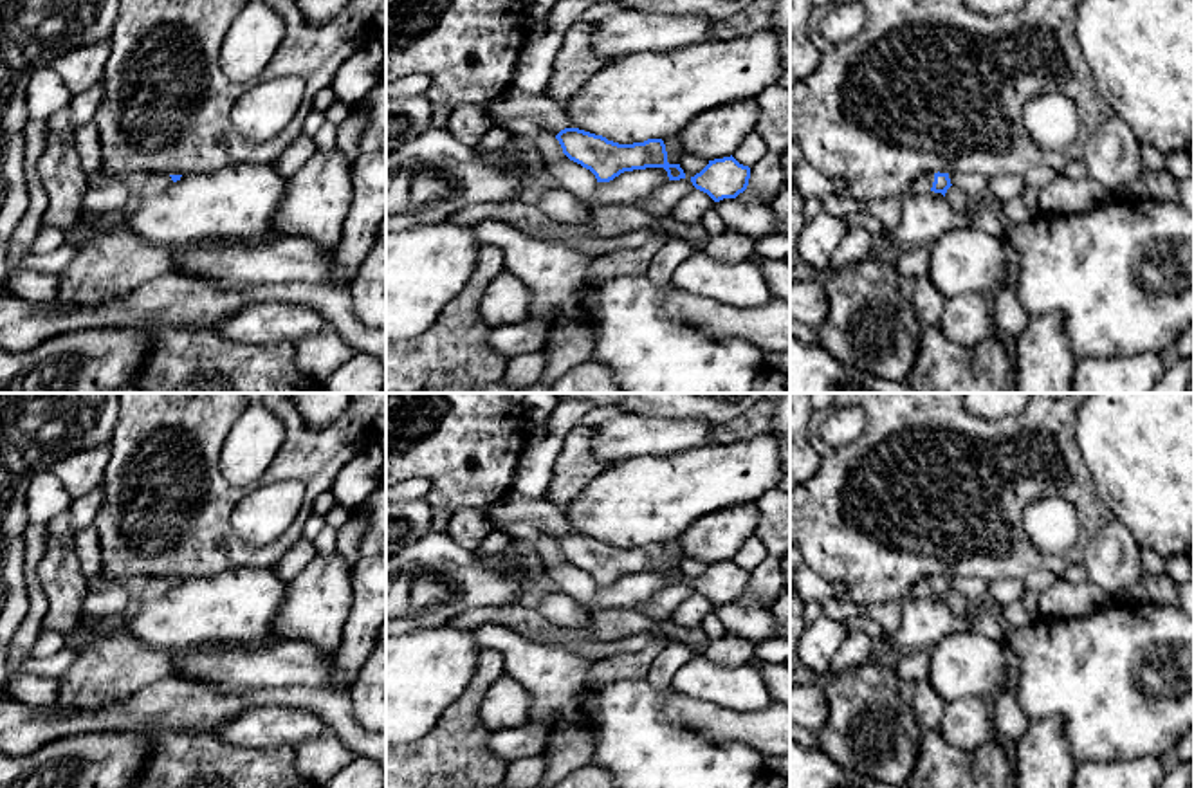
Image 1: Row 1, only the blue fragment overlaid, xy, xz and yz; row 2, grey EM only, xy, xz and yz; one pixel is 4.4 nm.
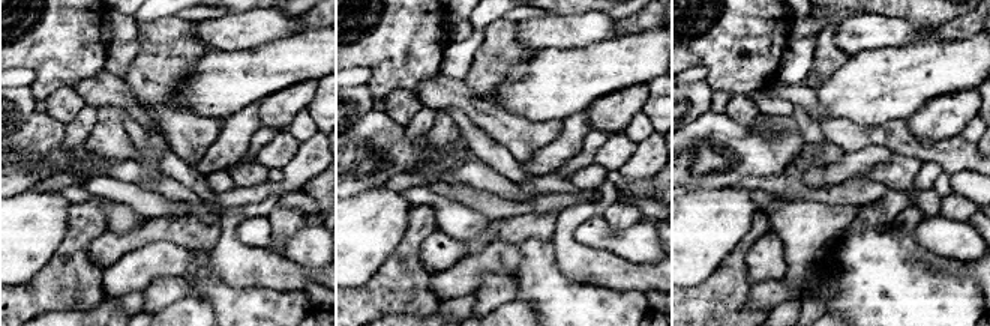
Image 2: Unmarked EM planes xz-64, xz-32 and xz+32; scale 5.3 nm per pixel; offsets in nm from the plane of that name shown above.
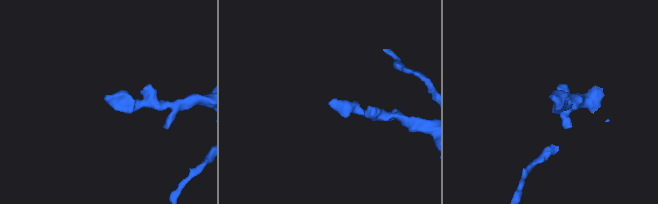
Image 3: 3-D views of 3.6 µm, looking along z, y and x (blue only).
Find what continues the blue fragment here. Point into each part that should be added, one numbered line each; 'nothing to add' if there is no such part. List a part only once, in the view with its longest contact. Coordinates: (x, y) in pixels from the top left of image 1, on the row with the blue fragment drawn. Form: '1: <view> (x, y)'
1: yz (924, 183)

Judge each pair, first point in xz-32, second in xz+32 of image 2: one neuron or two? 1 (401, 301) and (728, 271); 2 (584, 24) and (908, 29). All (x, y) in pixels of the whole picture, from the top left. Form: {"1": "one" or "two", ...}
{"1": "one", "2": "one"}

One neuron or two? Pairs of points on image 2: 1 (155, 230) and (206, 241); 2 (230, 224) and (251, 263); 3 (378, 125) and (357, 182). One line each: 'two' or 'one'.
1: one
2: one
3: one

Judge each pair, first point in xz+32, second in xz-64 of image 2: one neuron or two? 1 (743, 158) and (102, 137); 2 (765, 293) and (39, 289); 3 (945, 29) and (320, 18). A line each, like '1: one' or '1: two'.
1: two
2: two
3: one

